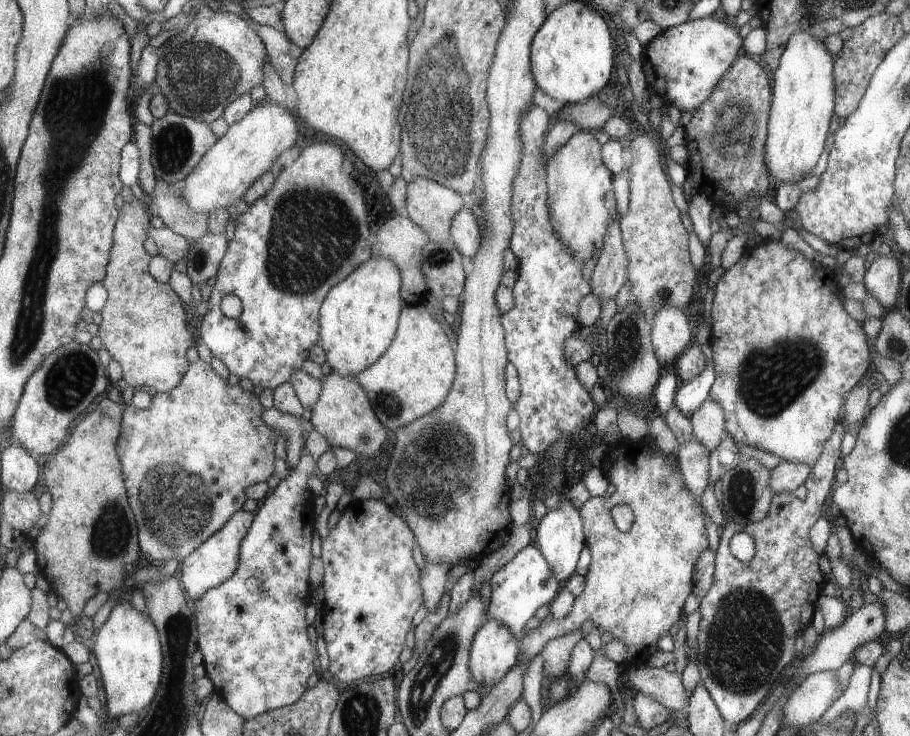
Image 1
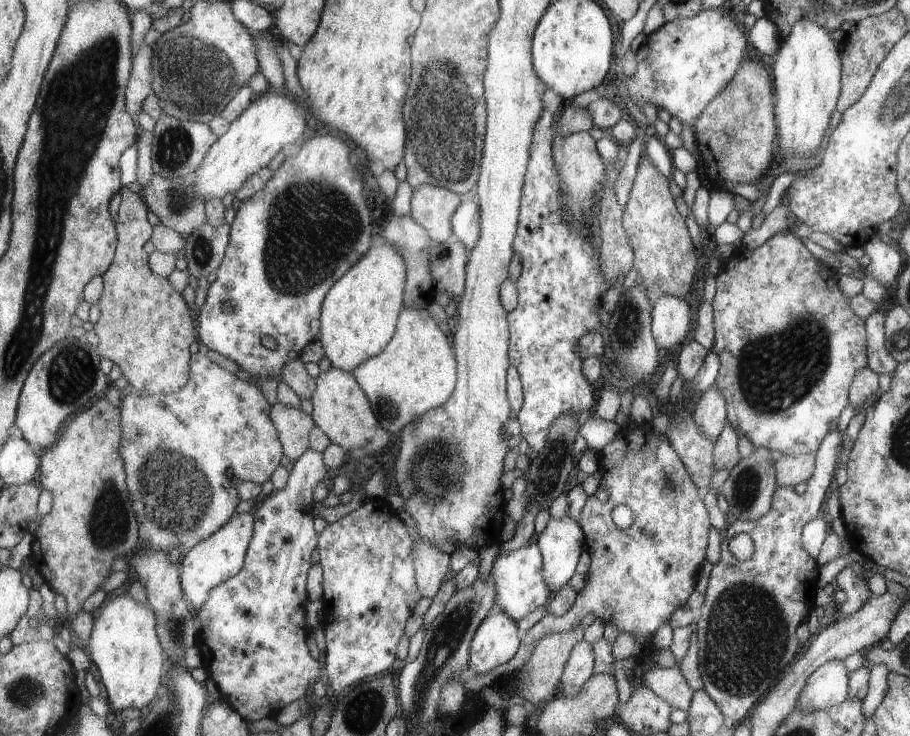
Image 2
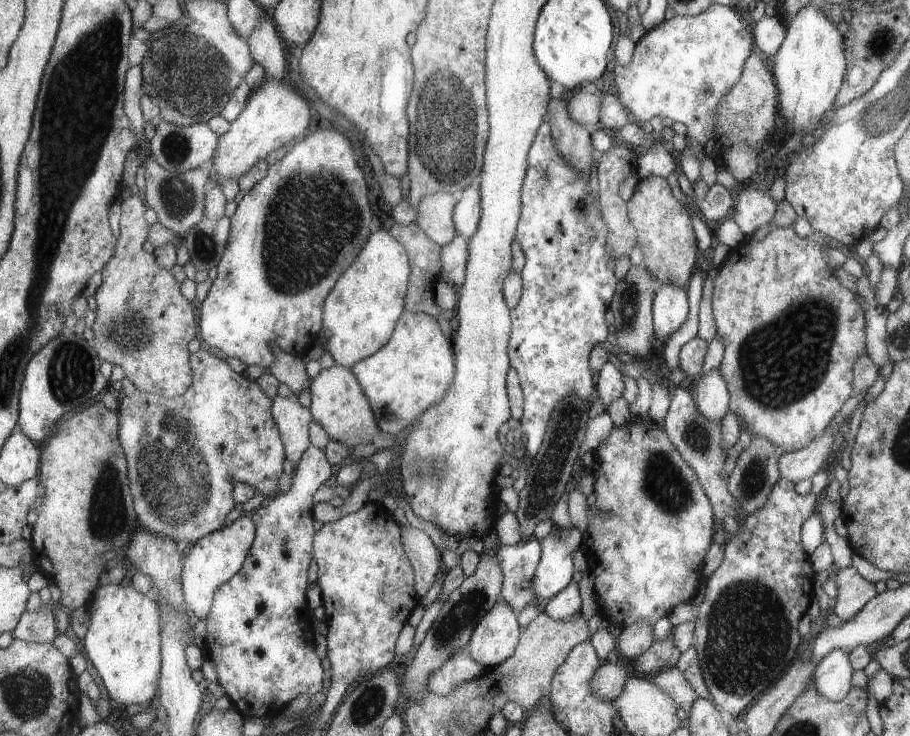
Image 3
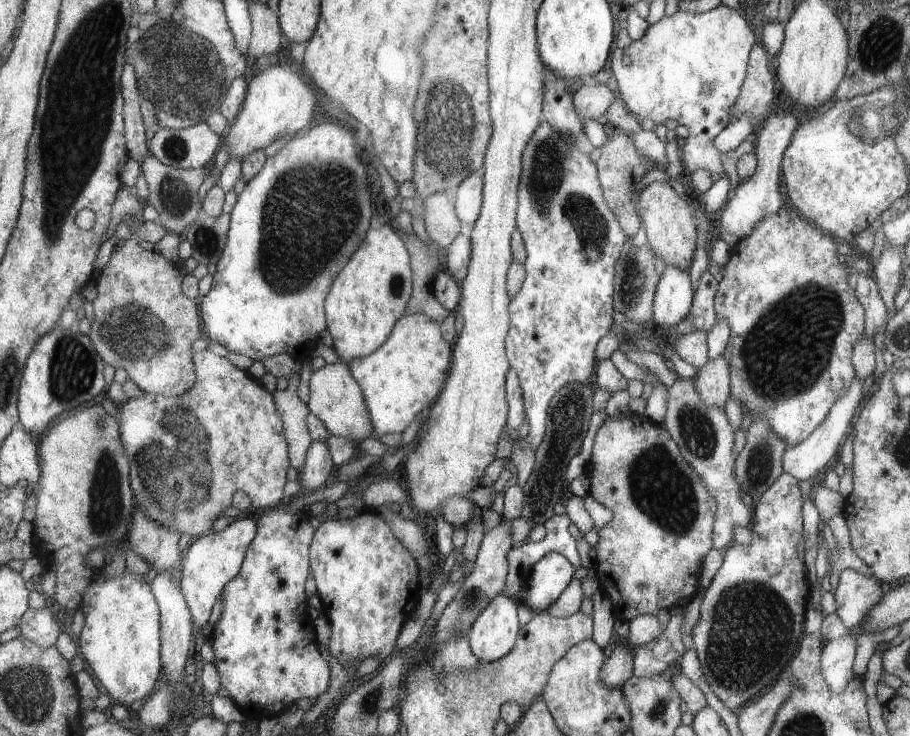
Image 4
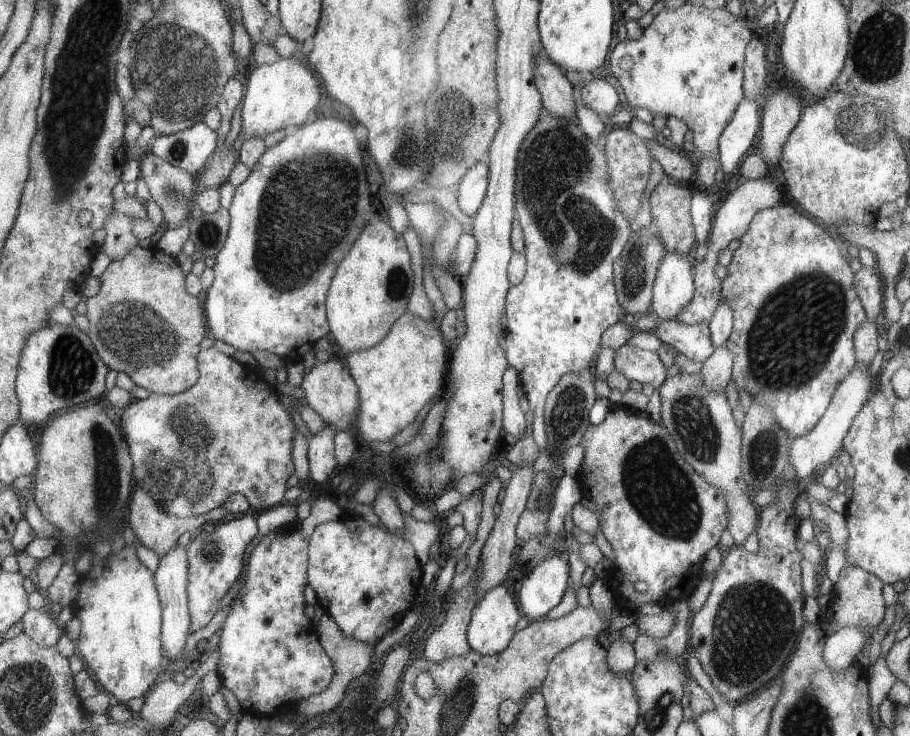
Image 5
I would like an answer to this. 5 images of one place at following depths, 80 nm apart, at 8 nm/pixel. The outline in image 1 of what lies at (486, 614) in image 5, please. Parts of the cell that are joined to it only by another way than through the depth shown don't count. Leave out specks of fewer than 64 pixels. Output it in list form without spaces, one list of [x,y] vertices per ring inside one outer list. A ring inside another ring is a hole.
[[[489,618],[479,628],[470,655],[470,668],[479,687],[492,688],[499,684],[499,680],[517,665],[519,652],[520,641],[513,630],[507,624]]]

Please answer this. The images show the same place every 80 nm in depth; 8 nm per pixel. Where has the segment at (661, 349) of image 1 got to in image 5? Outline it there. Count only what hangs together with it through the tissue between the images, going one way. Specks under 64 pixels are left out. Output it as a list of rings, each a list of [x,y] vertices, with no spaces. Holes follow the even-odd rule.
[[[667,253],[659,266],[651,301],[651,314],[657,321],[671,321],[694,293],[691,255]]]

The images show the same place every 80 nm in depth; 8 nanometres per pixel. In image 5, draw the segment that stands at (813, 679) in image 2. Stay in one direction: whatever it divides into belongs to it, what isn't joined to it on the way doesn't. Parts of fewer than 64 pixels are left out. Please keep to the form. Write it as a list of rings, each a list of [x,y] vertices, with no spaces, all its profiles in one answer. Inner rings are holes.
[[[851,624],[827,637],[822,655],[831,674],[843,673],[854,664],[854,656],[861,650],[863,641],[869,638],[861,632],[861,627],[862,624]]]

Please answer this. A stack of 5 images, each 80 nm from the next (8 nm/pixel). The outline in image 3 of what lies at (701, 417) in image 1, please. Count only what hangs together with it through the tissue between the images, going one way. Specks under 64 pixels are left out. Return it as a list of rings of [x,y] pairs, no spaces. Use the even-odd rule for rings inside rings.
[[[717,369],[701,374],[695,384],[695,398],[698,399],[699,414],[709,420],[720,421],[728,411],[728,392],[725,381]]]

